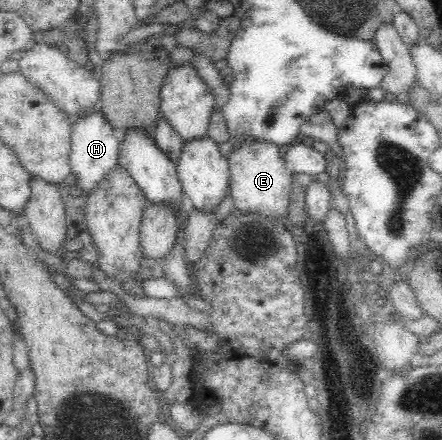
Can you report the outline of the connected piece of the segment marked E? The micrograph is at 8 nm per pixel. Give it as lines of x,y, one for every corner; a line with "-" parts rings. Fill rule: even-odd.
250,140
250,141
244,141
243,144
234,144
239,145
239,147
236,147
232,151
232,155
229,159
229,193
230,197
232,197
232,201
234,201
234,208
237,210
237,212
240,212
244,215
247,215
248,213
256,213
258,215
262,215
264,217
272,217
272,219
280,219
284,218
287,214
287,208
288,208
288,198
290,196
290,183
292,180
291,174
286,171
285,168
285,161
283,160
283,148
279,147
276,144
272,144
268,141
260,141
260,140

